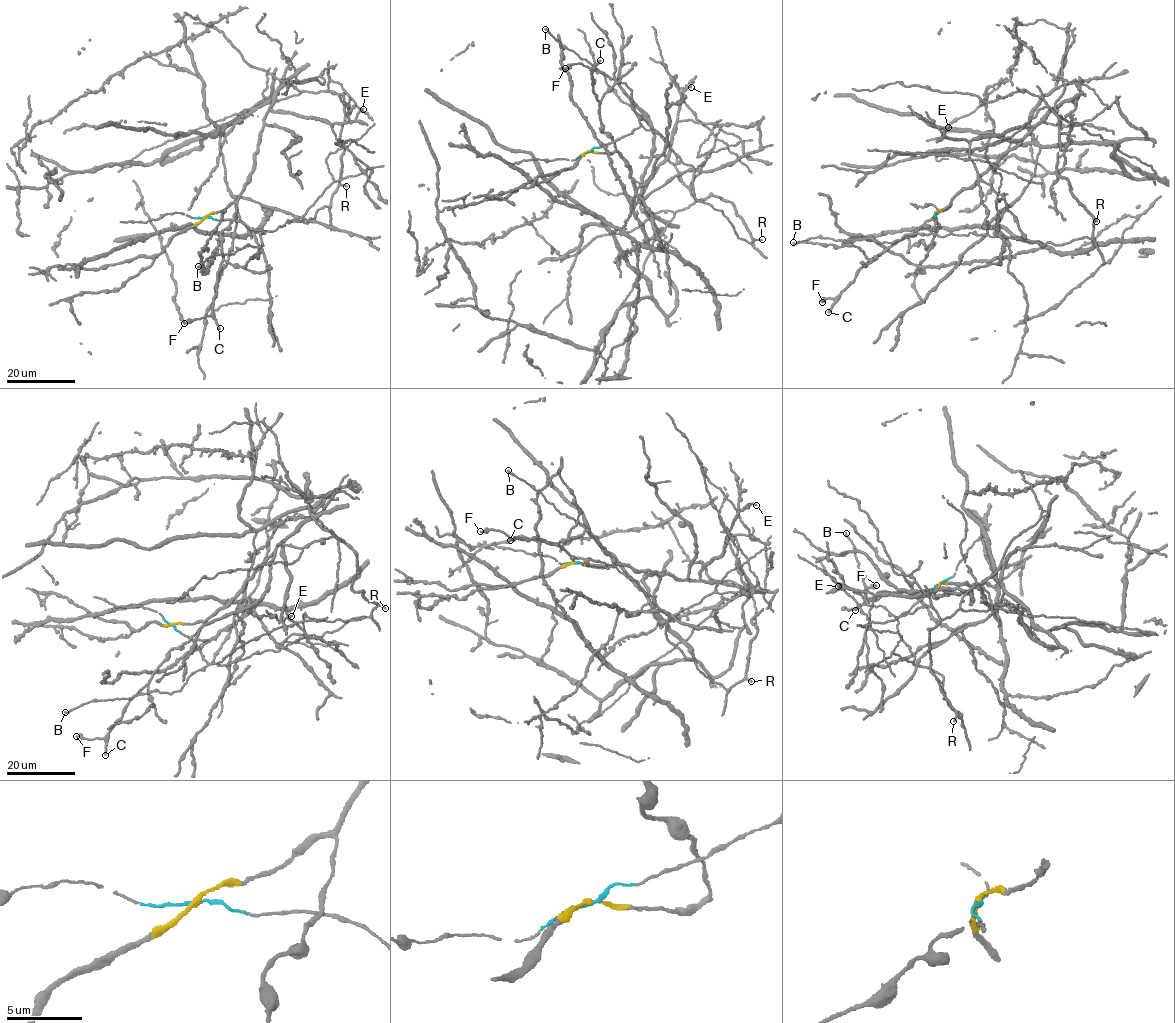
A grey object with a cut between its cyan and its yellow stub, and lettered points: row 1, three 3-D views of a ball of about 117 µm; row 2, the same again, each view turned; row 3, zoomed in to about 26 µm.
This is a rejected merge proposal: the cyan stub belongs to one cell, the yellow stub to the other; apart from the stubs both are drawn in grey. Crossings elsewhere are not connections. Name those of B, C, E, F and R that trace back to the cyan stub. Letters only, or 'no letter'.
B, R

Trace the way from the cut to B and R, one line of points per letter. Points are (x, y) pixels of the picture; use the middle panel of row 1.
B: (588, 152), (618, 140), (641, 125), (632, 108), (631, 90), (582, 60), (544, 29)
R: (588, 152), (640, 127), (652, 130), (693, 167), (694, 196), (721, 209), (738, 237), (752, 244), (761, 239)

